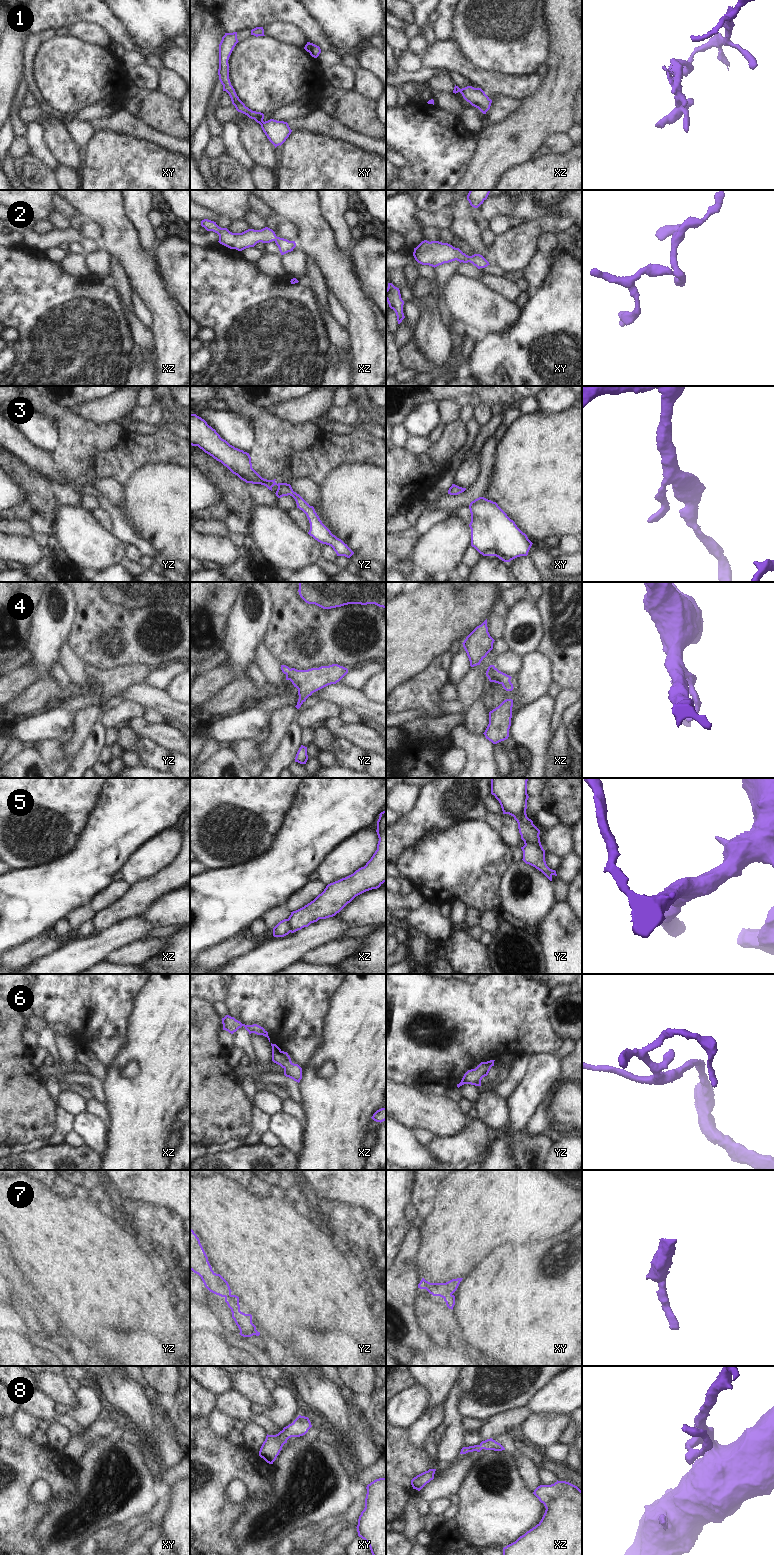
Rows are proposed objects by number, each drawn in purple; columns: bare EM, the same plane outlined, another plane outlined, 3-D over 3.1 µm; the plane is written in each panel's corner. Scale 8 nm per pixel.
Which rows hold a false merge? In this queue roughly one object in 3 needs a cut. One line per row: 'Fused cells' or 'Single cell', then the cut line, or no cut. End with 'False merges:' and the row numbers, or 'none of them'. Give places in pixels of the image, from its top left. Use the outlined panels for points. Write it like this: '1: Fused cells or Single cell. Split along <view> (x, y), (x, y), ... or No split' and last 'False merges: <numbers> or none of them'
1: Fused cells. Split along xy (264, 122), (260, 124)
2: Single cell. No split
3: Single cell. No split
4: Single cell. No split
5: Fused cells. Split along yz (521, 836), (540, 845)
6: Single cell. No split
7: Single cell. No split
8: Single cell. No split
False merges: 1, 5

